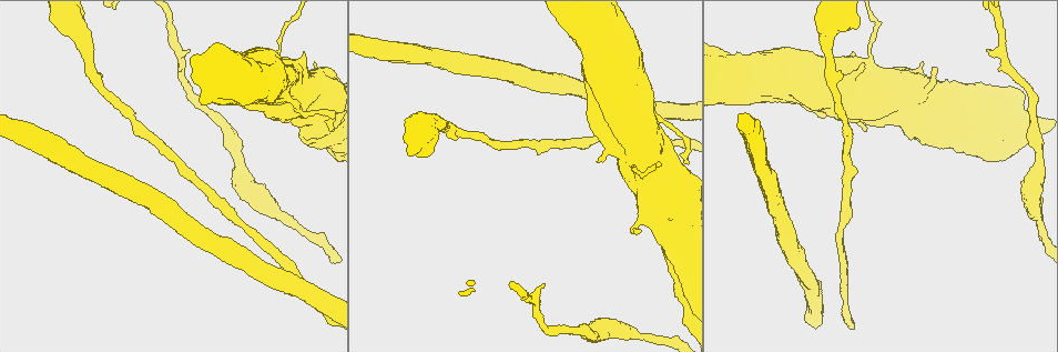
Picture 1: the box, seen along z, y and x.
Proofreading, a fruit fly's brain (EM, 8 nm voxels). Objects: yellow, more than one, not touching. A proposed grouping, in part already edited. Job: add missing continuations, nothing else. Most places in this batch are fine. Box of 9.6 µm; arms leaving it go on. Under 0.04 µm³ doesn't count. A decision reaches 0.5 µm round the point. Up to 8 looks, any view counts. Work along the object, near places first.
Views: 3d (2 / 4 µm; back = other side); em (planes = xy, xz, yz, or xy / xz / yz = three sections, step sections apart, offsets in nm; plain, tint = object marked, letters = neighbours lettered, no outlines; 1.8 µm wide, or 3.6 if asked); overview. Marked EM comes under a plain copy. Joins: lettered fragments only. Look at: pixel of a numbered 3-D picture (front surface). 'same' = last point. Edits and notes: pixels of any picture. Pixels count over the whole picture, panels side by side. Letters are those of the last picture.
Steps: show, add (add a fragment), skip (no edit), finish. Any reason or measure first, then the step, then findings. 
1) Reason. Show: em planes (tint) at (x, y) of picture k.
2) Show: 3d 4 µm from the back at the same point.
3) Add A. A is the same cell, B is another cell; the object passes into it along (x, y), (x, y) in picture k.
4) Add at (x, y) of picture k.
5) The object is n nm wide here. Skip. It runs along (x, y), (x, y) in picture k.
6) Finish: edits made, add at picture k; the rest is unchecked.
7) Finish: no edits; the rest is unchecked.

Branch stops here. Show: em planes (letters) at (599, 161) of picture 1.

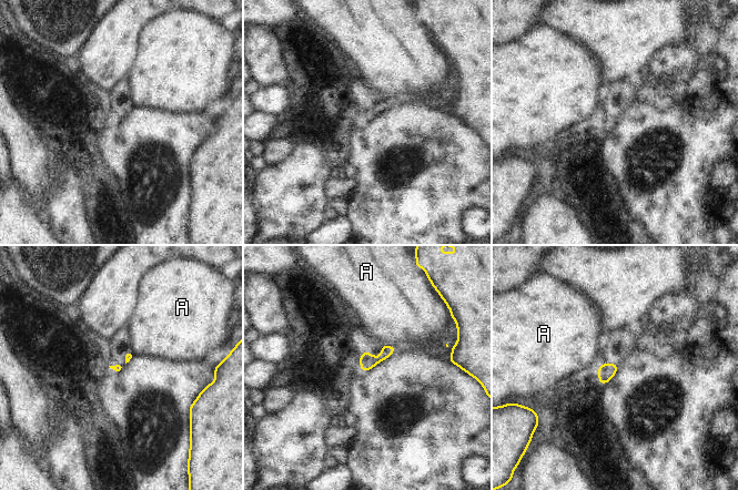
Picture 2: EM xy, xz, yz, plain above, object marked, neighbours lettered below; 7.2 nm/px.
Skip. A is another cell; a border runs along (382, 345), (395, 347) in picture 2; no lettered fragment goes on from it.

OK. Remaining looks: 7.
Show: 3d 4 µm at (287, 98) of picture 1.

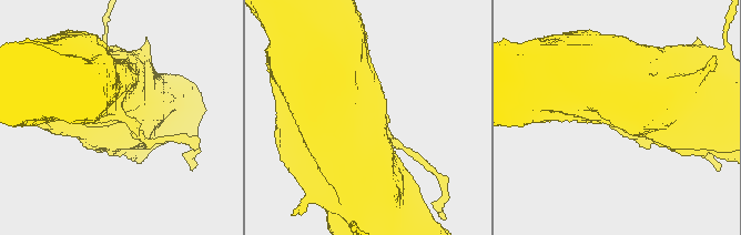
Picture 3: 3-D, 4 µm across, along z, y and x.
Shape alone is not enough. Show: em 3.6 µm planes (letters) at (116, 112) of picture 3.

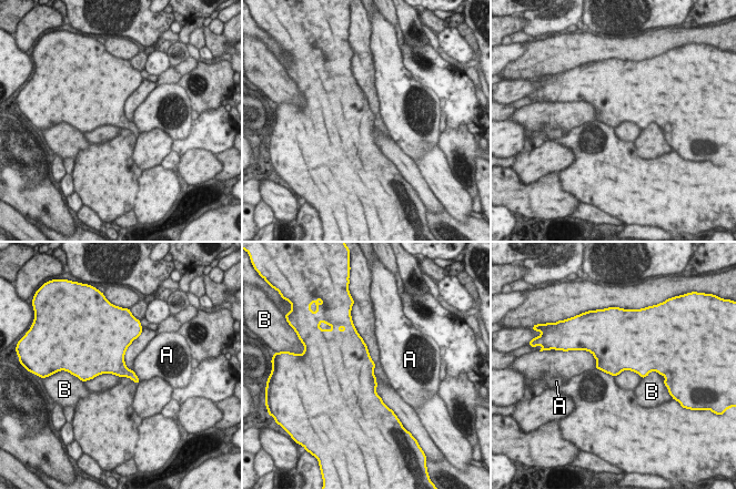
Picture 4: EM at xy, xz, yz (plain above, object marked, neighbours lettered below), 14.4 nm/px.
The object is 420 nm wide here. Skip. A and B are other cells; a border runs along (132, 369), (140, 380) in picture 4; none of them fits.

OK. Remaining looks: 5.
Free end. Show: 3d 4 µm at (329, 130) of picture 1.

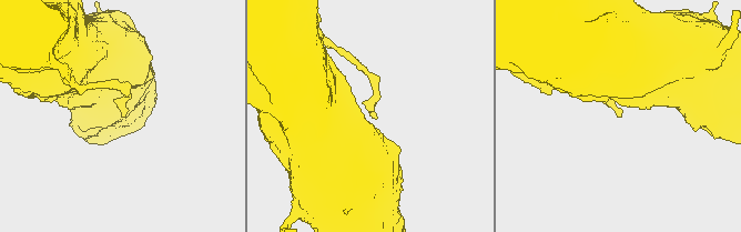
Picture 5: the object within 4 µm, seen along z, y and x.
Shape alone is not enough. Show: em xy step 4 (tint) at (620, 115) of picture 5.

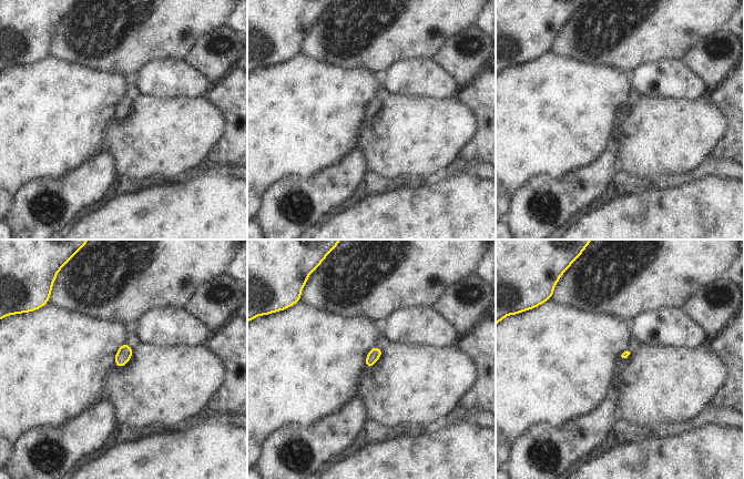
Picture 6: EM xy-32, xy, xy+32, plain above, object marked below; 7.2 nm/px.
Show: em planes (letters) at the same point.

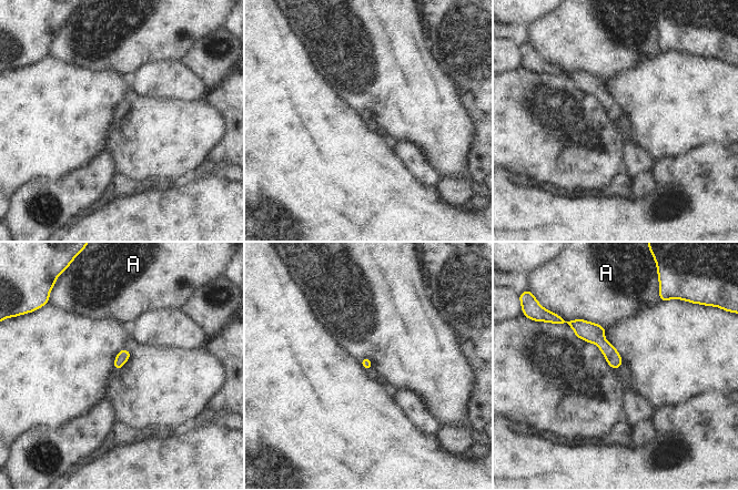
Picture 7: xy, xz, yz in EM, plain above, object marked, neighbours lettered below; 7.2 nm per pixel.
Skip. A is another cell; it runs along (572, 323), (589, 332), (618, 364) in picture 7; no lettered fragment goes on from it.

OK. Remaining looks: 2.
Branch stops here. Show: em yz step 4 (tint) at (187, 51) of picture 1.

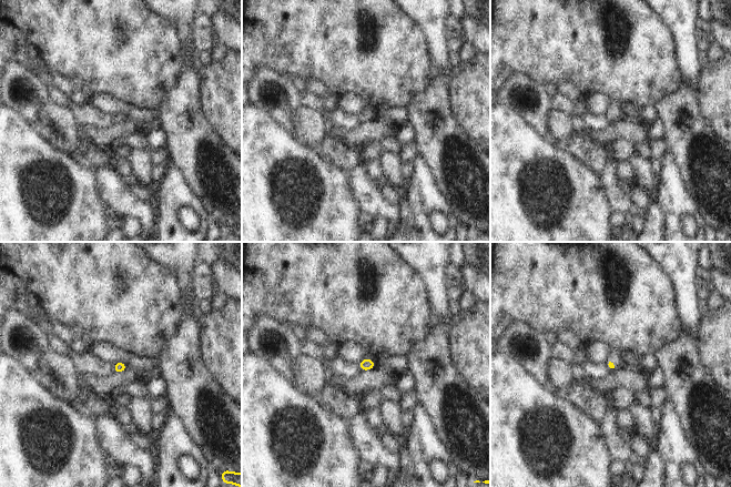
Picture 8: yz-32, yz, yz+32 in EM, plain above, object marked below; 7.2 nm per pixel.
Cut it another way. Show: em planes (letters) at the same point.

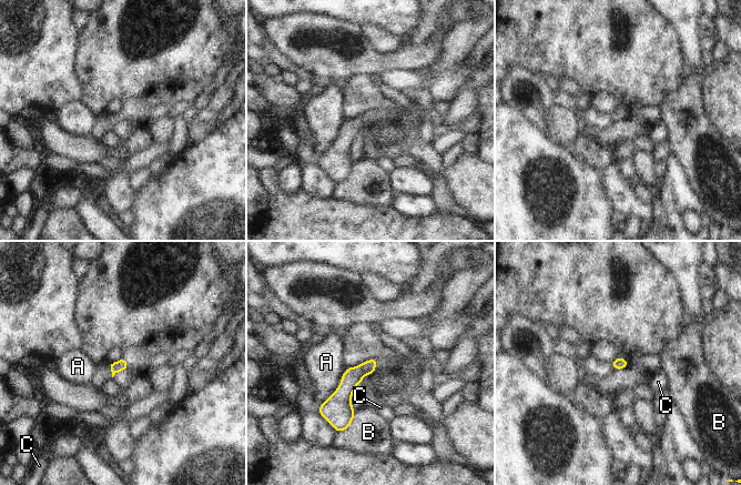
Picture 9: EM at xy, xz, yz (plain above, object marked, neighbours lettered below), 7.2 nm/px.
Skip. A, B and C are other cells; no lettered fragment goes on from it.

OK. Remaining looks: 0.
Finish: no edits; the rest is unchecked.

